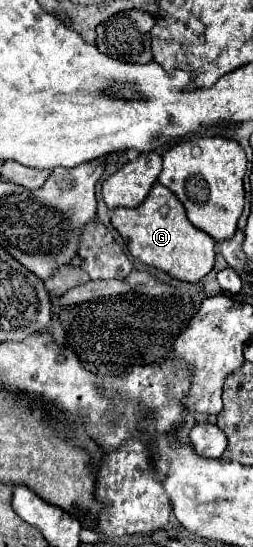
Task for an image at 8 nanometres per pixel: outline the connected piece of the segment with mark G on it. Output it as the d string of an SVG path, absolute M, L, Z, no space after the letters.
M159 182L153 184L147 200L137 208L115 208L111 224L125 238L129 252L137 260L179 280L197 282L215 264L215 240L189 222L183 204Z

